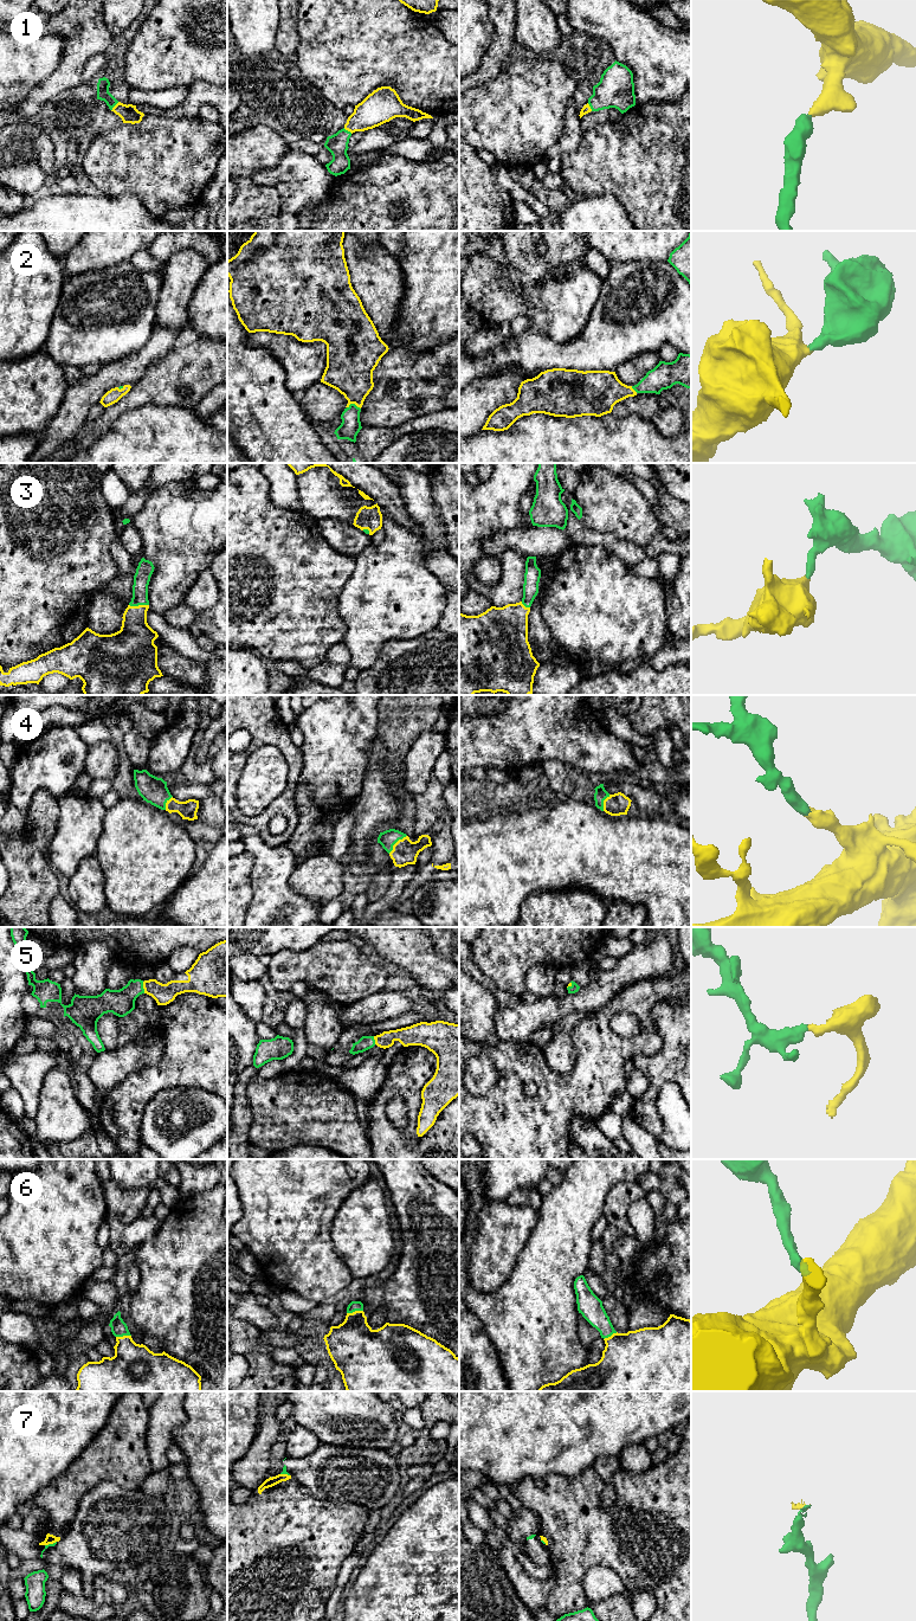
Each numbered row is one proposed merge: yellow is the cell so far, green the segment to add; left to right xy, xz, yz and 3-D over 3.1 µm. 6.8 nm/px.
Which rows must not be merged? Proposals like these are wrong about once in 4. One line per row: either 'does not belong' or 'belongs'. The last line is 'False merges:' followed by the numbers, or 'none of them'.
1: belongs
2: belongs
3: belongs
4: belongs
5: belongs
6: belongs
7: does not belong
False merges: 7

